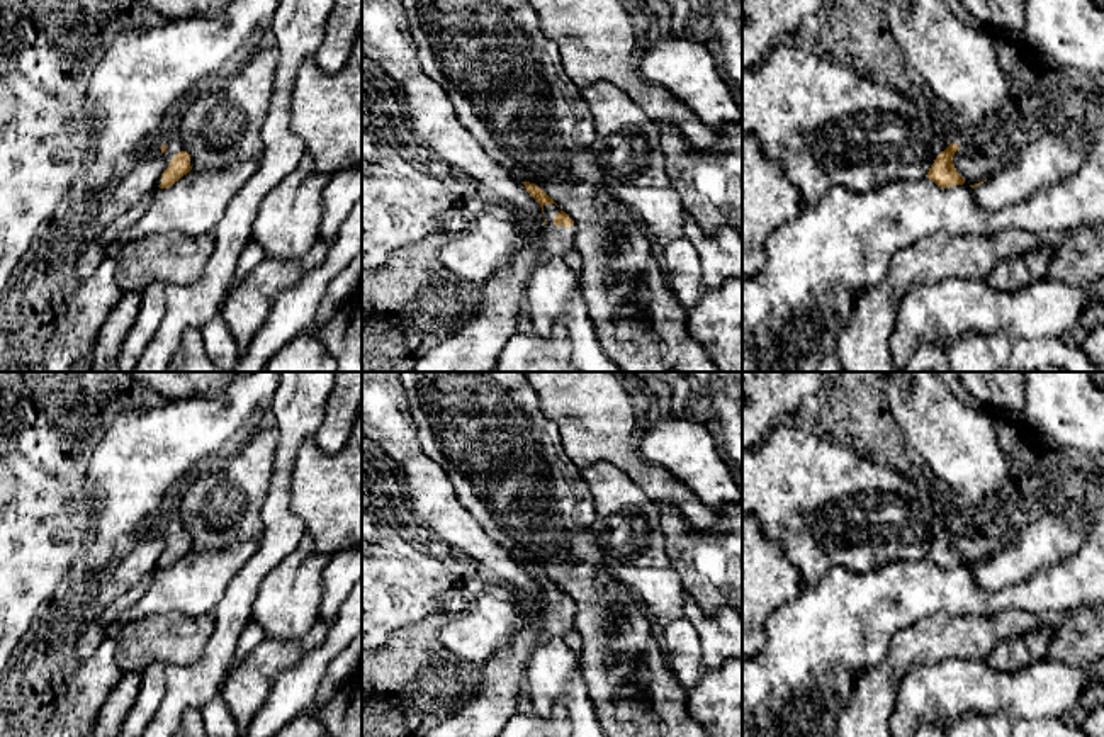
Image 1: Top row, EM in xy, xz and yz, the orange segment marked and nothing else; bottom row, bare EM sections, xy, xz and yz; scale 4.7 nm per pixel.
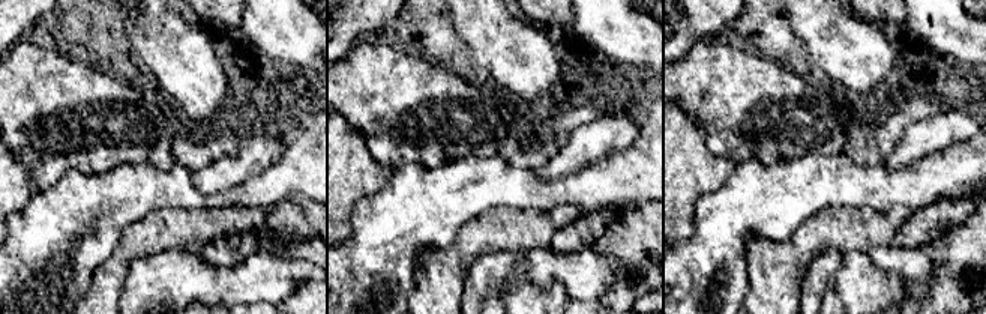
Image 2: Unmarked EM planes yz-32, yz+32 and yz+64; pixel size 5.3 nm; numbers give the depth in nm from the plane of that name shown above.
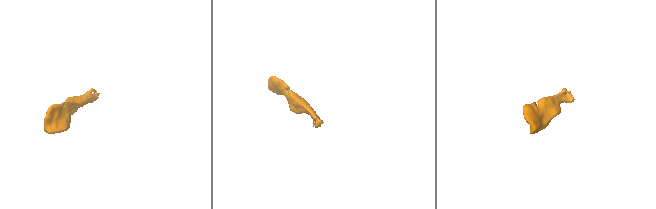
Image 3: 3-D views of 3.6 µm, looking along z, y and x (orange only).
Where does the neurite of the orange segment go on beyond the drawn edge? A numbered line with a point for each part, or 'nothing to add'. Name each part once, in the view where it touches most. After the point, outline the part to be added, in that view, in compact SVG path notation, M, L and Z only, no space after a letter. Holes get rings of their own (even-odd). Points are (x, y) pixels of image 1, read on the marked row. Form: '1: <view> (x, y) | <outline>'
1: xz (556, 240) | M555 204L544 205L542 216L547 224L544 226L540 238L538 263L555 256L574 262L574 238L577 236L577 226L555 226L554 217L557 212L560 212L560 209Z

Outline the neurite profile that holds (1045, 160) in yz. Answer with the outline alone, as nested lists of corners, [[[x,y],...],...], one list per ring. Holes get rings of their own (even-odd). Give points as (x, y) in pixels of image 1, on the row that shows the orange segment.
[[[1045,132],[1028,141],[1014,156],[1016,161],[973,188],[983,211],[1000,211],[1028,200],[1070,175],[1087,156],[1090,143]]]

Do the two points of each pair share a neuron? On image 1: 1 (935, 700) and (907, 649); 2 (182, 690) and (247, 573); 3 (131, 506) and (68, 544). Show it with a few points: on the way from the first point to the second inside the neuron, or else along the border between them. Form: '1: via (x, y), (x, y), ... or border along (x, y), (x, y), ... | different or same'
1: border along (957, 658), (911, 668), (894, 698) | different
2: via (211, 661), (219, 652), (236, 601) | same
3: border along (85, 551), (78, 564) | different

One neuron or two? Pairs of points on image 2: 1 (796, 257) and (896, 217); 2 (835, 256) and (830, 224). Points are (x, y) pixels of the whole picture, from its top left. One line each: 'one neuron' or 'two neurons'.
1: one neuron
2: two neurons

